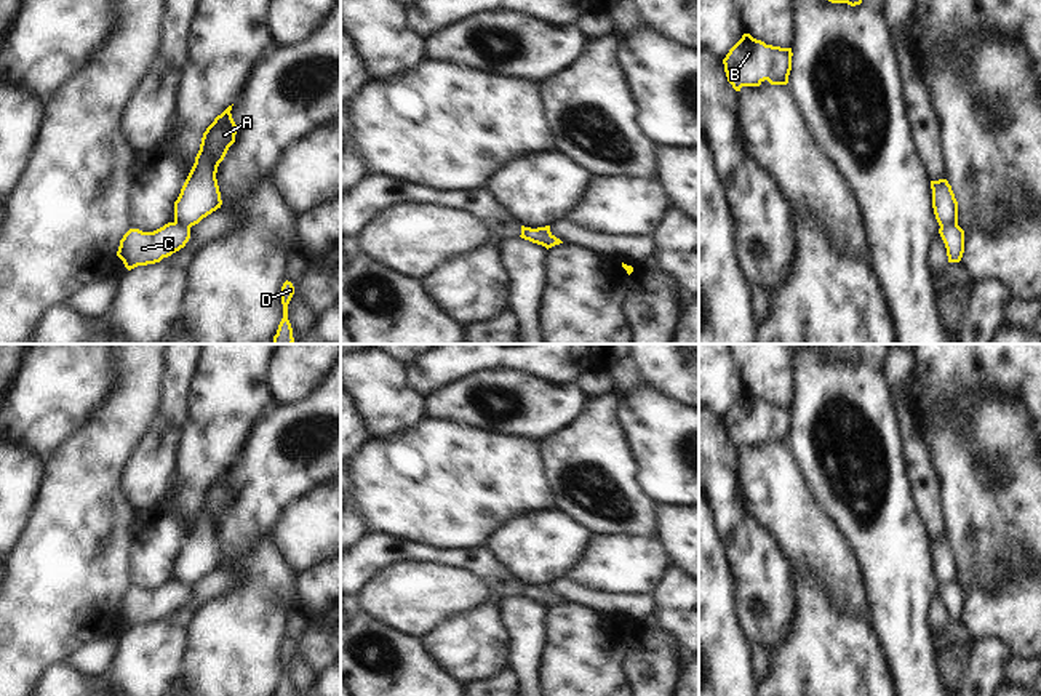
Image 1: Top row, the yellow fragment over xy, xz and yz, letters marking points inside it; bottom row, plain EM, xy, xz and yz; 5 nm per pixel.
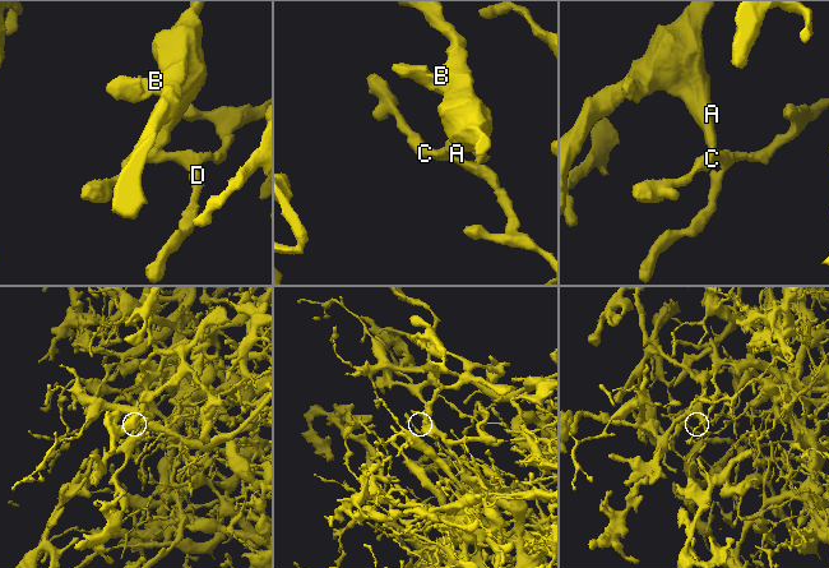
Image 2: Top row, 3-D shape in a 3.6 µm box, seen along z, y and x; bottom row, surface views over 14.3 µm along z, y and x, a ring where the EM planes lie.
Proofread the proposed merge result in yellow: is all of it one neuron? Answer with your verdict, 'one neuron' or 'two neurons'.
two neurons

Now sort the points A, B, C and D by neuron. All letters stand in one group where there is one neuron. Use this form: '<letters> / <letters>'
A B / C D

